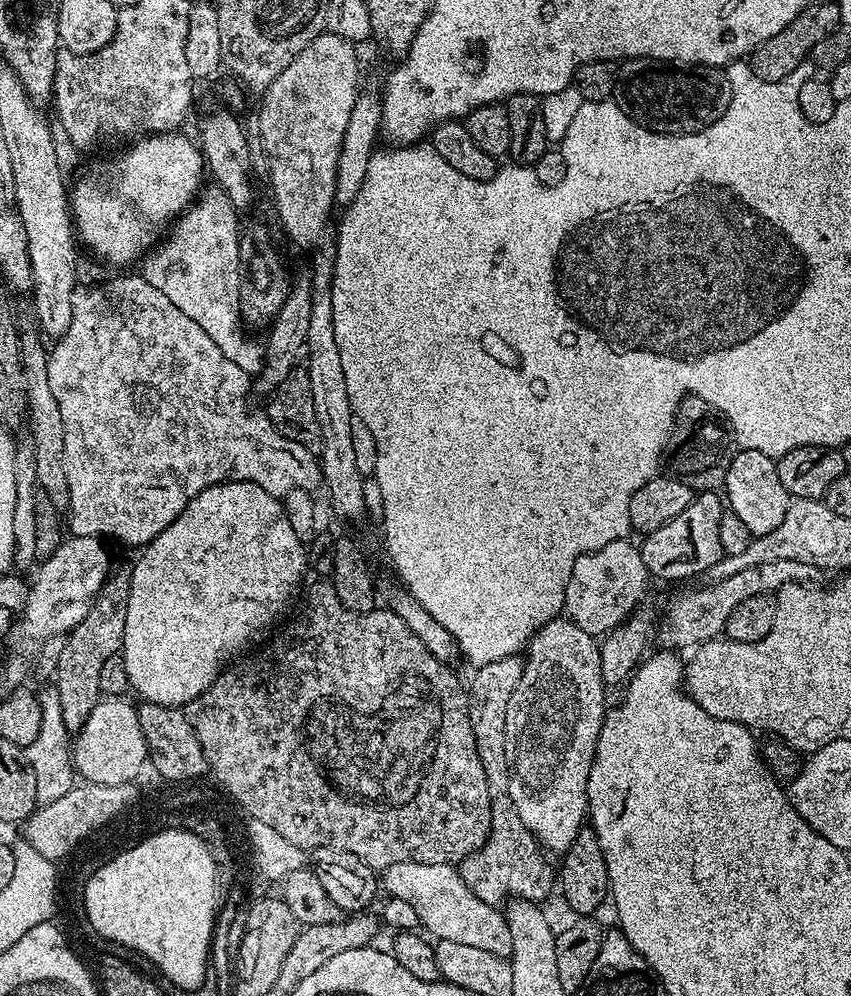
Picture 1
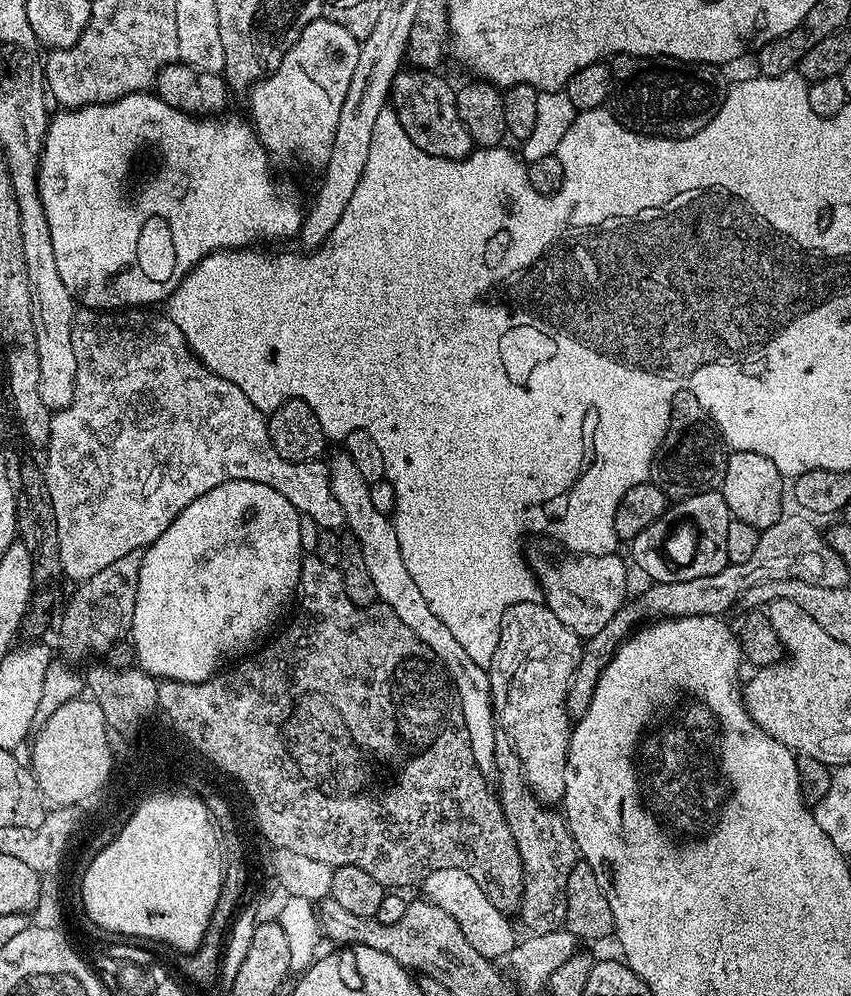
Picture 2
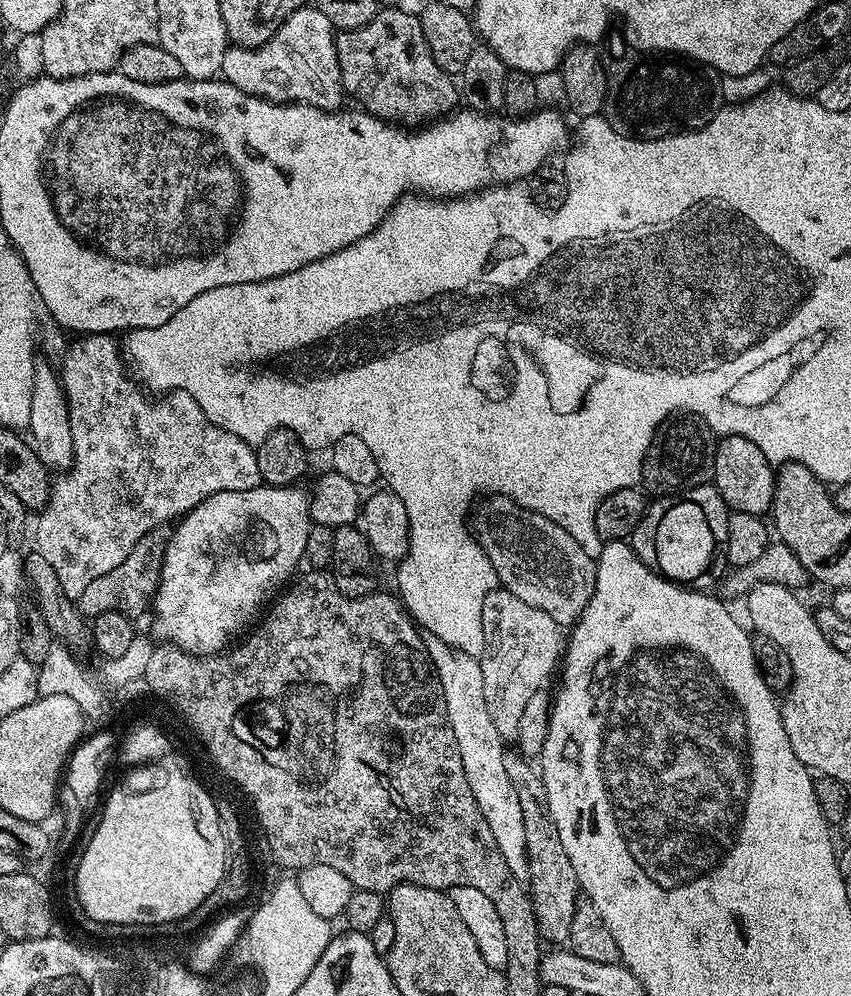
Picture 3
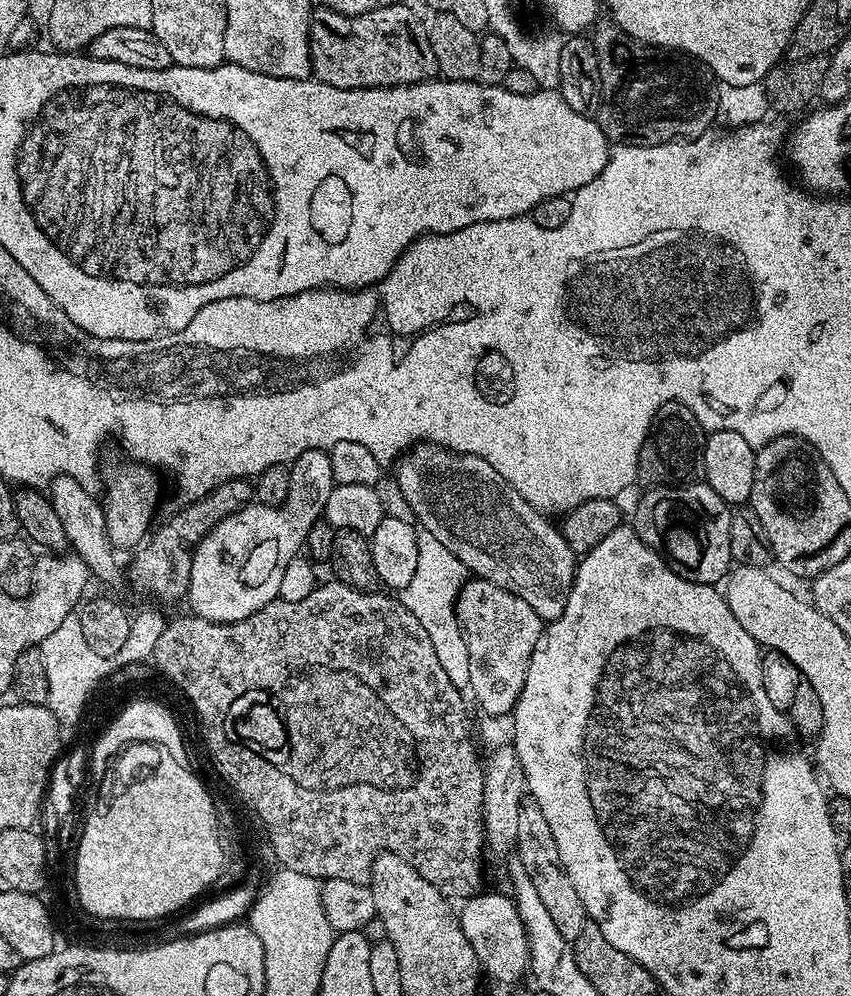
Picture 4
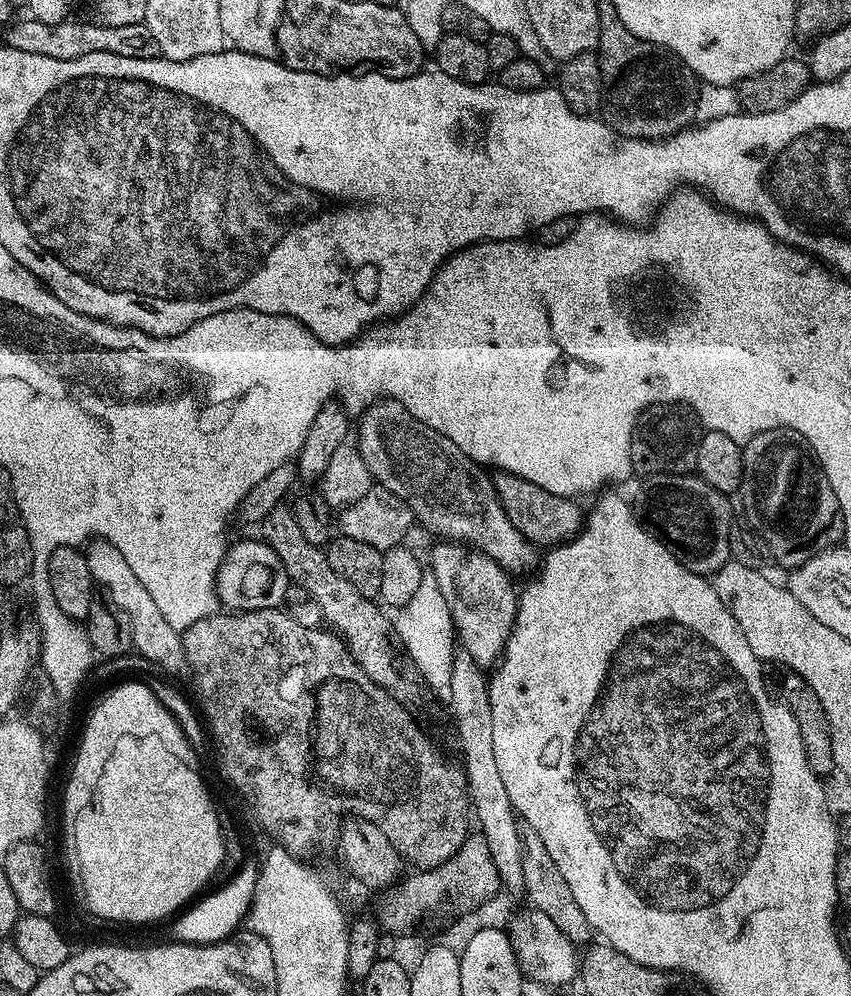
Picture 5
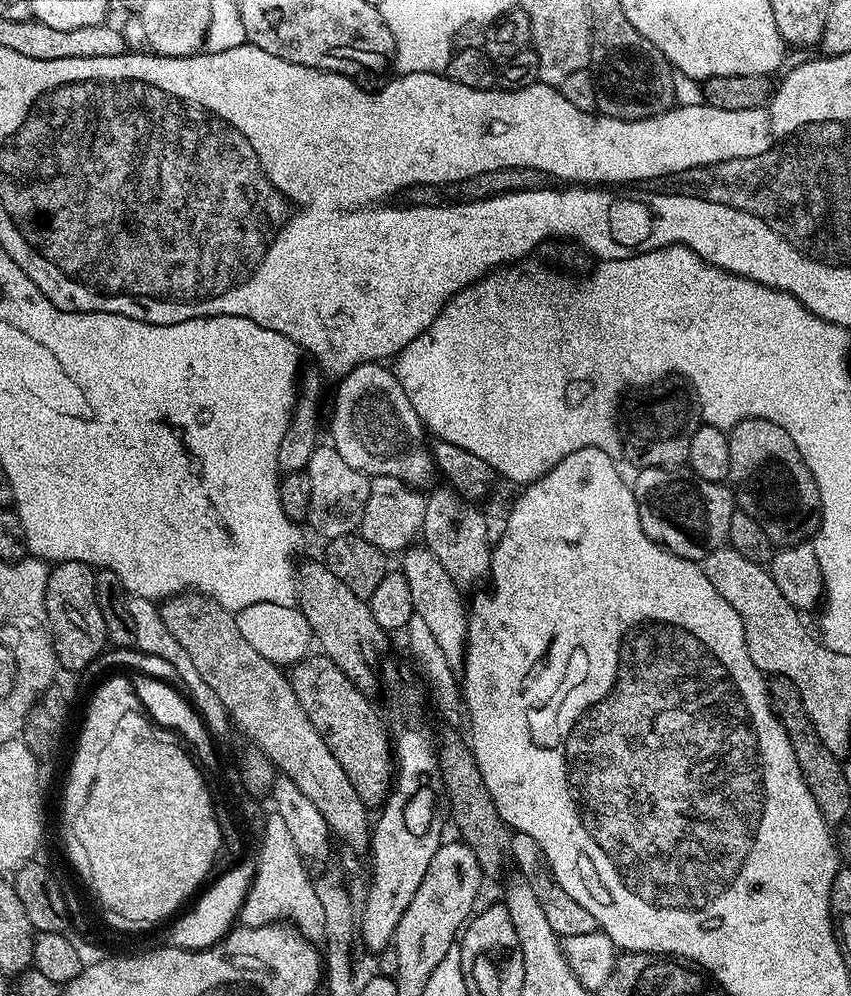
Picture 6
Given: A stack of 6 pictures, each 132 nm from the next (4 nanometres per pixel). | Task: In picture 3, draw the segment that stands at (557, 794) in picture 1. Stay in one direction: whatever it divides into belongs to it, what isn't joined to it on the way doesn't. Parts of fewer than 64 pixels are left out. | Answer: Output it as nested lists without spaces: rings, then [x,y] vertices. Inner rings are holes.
[[[503,586],[486,594],[486,602],[482,602],[482,626],[484,650],[479,661],[486,710],[490,710],[494,726],[498,726],[498,734],[512,738],[519,730],[526,702],[548,684],[546,682],[552,675],[557,675],[566,647],[566,636],[560,633],[563,632],[561,624],[554,622],[546,610],[538,610],[538,606],[522,602],[522,598],[510,594]]]

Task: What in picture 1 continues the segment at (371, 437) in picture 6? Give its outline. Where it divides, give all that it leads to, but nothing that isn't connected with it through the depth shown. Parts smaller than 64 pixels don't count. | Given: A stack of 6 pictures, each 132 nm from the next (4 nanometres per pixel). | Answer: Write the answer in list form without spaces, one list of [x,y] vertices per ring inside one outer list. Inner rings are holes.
[[[631,539],[615,540],[602,546],[602,550],[588,552],[574,562],[570,582],[566,582],[564,612],[567,619],[586,630],[586,634],[603,637],[641,607],[640,599],[648,588],[650,577],[639,547],[632,543]]]

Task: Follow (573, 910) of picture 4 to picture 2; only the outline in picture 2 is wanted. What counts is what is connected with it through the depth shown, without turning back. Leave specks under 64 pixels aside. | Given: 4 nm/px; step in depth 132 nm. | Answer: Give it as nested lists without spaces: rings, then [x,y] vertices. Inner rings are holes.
[[[502,734],[497,735],[494,742],[492,772],[496,776],[494,788],[498,793],[500,808],[510,826],[510,834],[514,834],[516,849],[522,860],[524,896],[520,899],[519,919],[524,919],[525,926],[529,928],[527,931],[532,934],[563,929],[566,918],[566,881],[570,878],[570,870],[578,862],[572,831],[564,823],[559,811],[541,804],[528,789],[518,754]]]

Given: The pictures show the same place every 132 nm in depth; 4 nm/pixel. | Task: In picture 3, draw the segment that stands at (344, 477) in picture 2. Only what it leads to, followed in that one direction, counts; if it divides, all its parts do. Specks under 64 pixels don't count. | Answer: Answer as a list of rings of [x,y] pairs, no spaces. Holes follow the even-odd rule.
[[[431,634],[424,636],[424,645],[432,659],[436,676],[440,679],[446,714],[454,730],[454,742],[458,742],[458,754],[462,754],[462,770],[466,770],[470,794],[474,794],[474,802],[478,802],[478,810],[482,810],[482,818],[486,818],[486,826],[490,826],[490,834],[494,834],[494,842],[498,842],[498,850],[502,850],[502,858],[506,858],[510,874],[516,880],[527,881],[528,855],[522,805],[518,803],[518,790],[514,790],[510,774],[506,774],[505,737],[498,734],[498,726],[494,726],[490,710],[486,710],[480,661],[477,657],[459,652],[442,642],[442,638]]]

